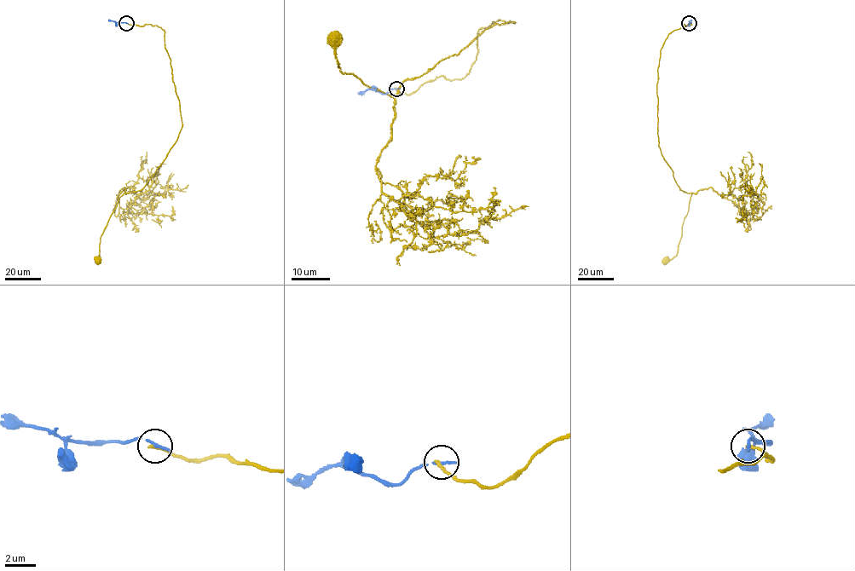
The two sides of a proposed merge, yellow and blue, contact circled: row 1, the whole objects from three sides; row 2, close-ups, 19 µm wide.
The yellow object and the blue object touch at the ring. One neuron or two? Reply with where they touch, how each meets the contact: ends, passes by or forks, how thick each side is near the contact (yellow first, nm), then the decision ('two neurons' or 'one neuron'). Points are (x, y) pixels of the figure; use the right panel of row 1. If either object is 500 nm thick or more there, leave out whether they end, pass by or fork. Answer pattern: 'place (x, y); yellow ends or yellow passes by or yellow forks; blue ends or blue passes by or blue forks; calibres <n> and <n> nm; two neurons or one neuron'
place (689, 23); yellow ends; blue ends; calibres 220 and 200 nm; two neurons

